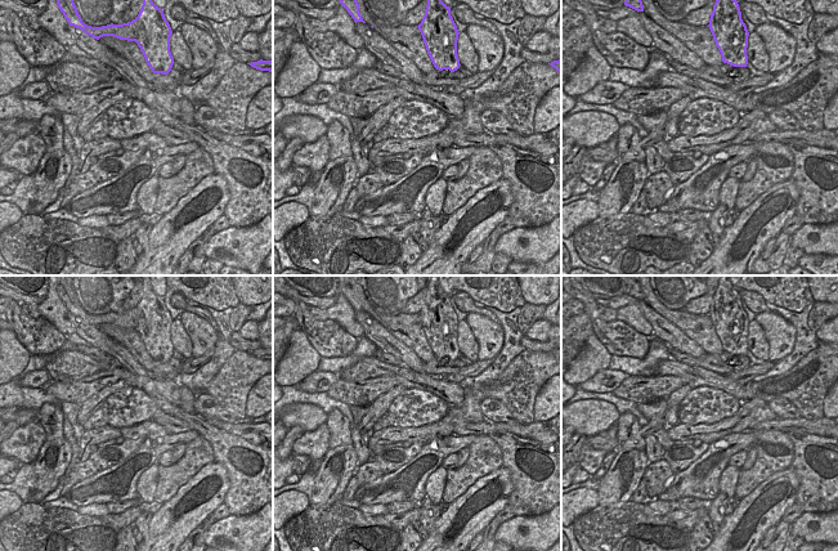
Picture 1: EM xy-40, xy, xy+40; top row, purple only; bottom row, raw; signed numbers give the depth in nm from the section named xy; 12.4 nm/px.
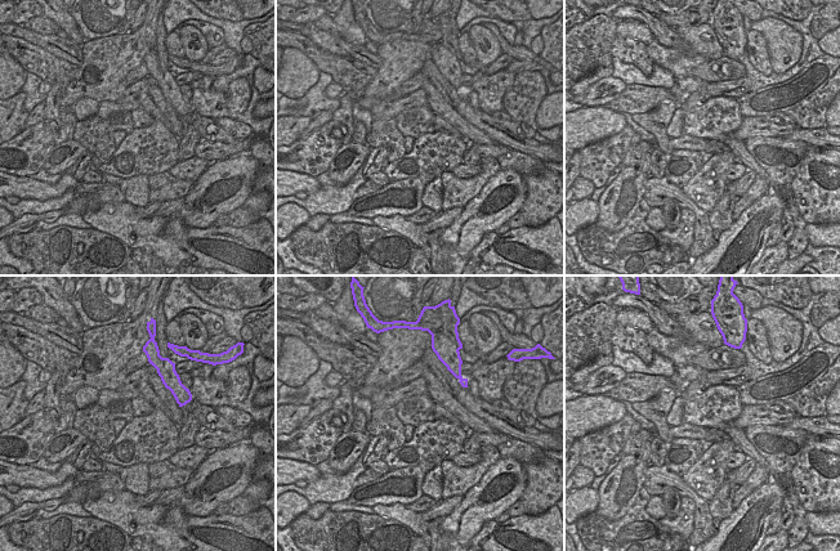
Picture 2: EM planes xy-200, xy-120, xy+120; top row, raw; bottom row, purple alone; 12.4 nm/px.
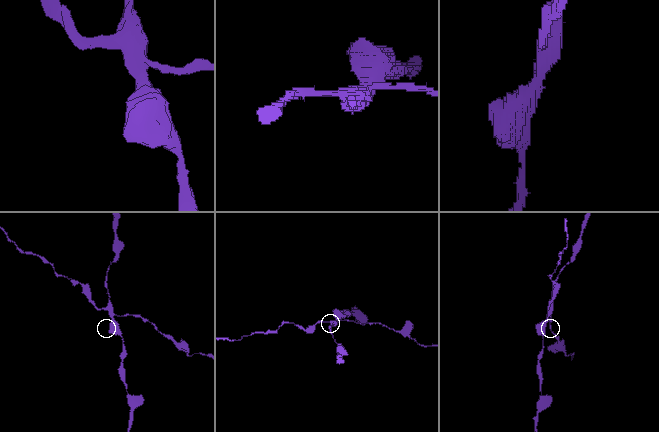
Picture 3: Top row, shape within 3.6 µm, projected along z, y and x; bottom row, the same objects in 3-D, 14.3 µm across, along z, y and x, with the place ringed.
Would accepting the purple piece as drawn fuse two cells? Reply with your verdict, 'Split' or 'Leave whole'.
Split

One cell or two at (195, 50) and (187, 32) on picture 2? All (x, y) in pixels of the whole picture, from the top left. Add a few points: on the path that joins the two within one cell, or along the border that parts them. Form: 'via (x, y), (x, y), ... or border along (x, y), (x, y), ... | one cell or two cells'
via (190, 48), (187, 37) | one cell

